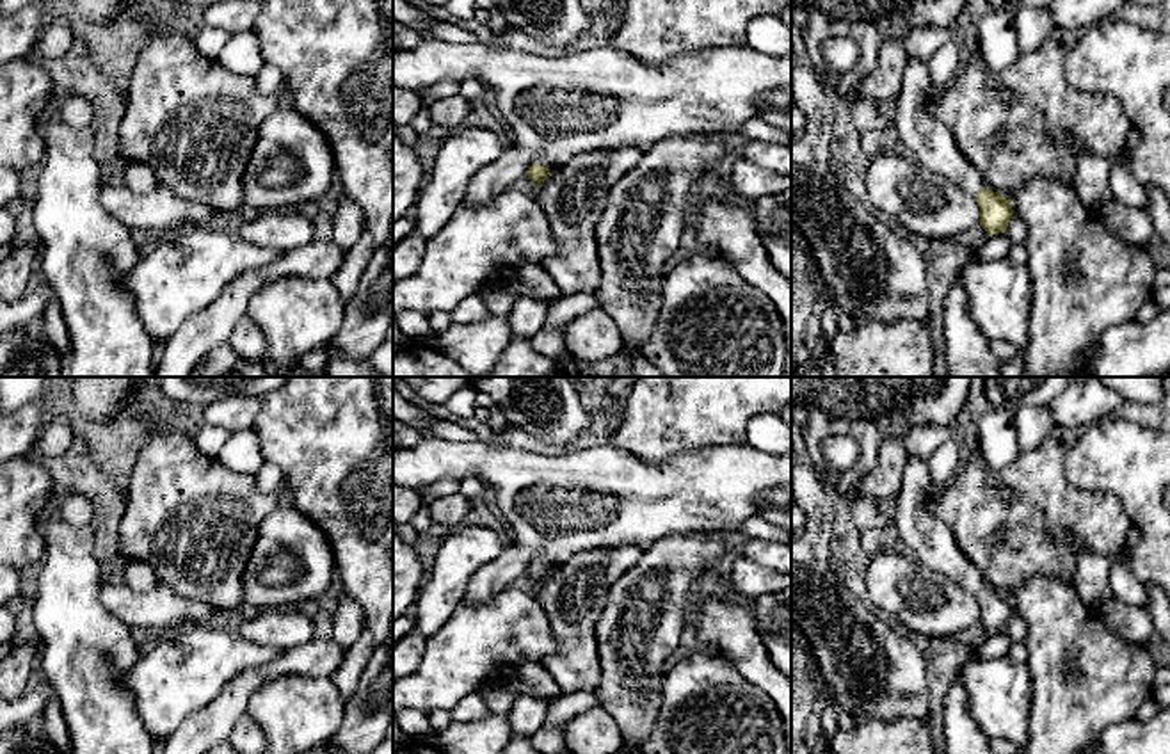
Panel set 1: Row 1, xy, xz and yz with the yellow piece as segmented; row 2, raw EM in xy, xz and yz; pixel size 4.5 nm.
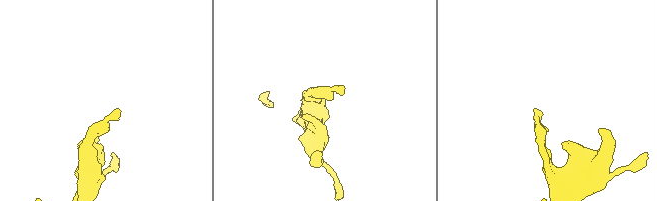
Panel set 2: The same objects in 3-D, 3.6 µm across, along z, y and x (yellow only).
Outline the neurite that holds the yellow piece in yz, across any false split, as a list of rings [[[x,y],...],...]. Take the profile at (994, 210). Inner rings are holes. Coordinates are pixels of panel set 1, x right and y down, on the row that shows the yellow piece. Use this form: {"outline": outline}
{"outline": [[[909,59],[893,121],[900,140],[930,171],[951,180],[976,197],[980,226],[989,237],[1005,233],[1014,215],[1010,199],[985,187],[983,178],[955,146],[950,130],[926,110],[925,91],[928,85],[928,64]]]}

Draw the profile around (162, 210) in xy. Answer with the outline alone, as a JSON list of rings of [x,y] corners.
[[[105,180],[100,188],[100,201],[130,231],[158,229],[172,233],[180,224],[210,226],[219,213],[224,215],[210,205],[185,201],[160,185],[146,196],[139,196],[126,185],[114,185]]]

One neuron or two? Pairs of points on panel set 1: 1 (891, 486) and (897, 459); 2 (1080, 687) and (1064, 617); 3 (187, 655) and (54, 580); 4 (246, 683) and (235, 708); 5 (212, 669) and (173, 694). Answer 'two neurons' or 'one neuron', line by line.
1: one neuron
2: one neuron
3: two neurons
4: one neuron
5: one neuron

